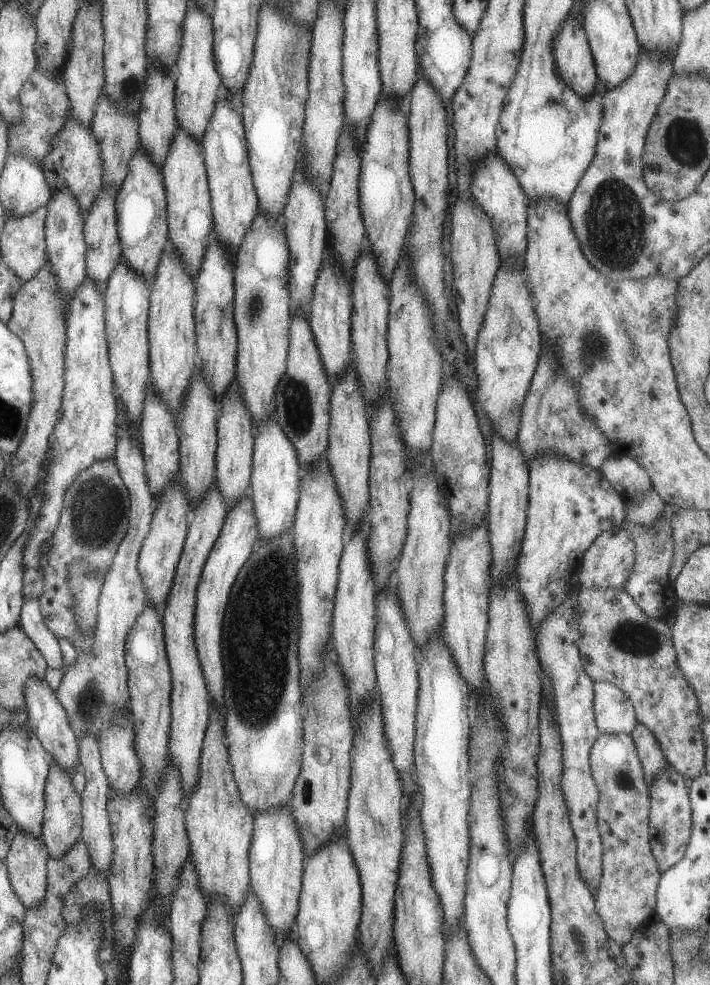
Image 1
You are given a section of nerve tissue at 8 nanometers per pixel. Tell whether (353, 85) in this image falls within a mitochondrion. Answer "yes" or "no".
no

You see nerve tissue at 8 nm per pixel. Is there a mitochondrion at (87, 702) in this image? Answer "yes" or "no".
yes

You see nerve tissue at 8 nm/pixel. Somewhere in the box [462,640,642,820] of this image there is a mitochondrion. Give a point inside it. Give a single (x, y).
(622, 779)

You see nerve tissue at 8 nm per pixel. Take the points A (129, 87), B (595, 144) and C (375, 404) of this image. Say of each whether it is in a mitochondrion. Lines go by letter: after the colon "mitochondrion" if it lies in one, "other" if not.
A: mitochondrion
B: other
C: other

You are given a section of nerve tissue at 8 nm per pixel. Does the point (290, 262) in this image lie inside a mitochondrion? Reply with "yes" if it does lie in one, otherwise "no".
no

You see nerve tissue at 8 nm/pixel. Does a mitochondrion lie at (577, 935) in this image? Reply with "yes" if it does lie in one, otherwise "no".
yes

